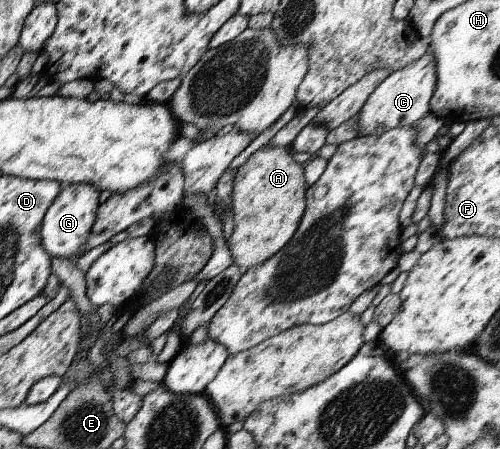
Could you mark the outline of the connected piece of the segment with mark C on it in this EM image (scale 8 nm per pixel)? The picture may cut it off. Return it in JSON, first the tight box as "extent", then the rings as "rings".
{"extent":[357,46,437,136],"rings":[[[429,46],[427,52],[419,60],[411,62],[401,70],[392,72],[375,88],[357,114],[357,134],[361,136],[381,135],[397,126],[410,126],[421,118],[425,118],[432,112],[430,101],[437,87],[436,83],[435,58]]]}

